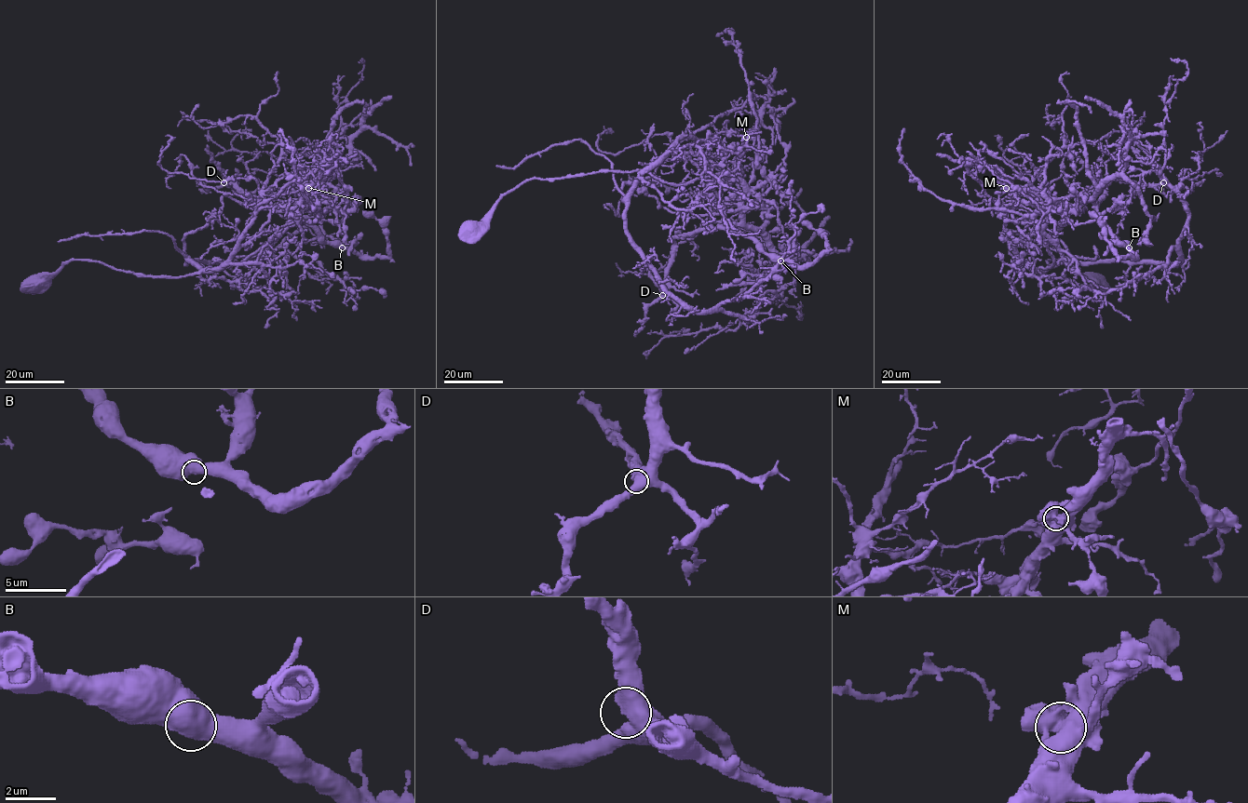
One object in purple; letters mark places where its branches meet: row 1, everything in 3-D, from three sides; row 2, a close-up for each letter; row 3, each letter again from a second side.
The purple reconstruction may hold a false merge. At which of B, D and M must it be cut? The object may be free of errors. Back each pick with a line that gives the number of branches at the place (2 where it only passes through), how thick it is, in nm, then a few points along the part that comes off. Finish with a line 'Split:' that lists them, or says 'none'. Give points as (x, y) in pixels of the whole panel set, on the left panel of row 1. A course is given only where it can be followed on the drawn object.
M: 1 branches meet; 1000 nm thick; foreign part runs (308, 187), (286, 226), (244, 260), (158, 276), (70, 260), (34, 291), (23, 292)
Split: M

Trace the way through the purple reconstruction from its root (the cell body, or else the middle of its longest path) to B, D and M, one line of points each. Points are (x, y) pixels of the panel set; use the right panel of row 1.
B: (1098, 287), (1060, 260), (1049, 260), (1039, 276), (1052, 264), (1046, 215), (1092, 200), (1129, 247)
D: (1098, 287), (1060, 260), (1049, 260), (1039, 276), (1052, 264), (1046, 215), (1096, 205), (1114, 180), (1163, 182)
M: (1098, 287), (1060, 260), (1049, 260), (1039, 276), (1021, 258), (1006, 234), (1007, 206), (1018, 202), (1006, 187)

